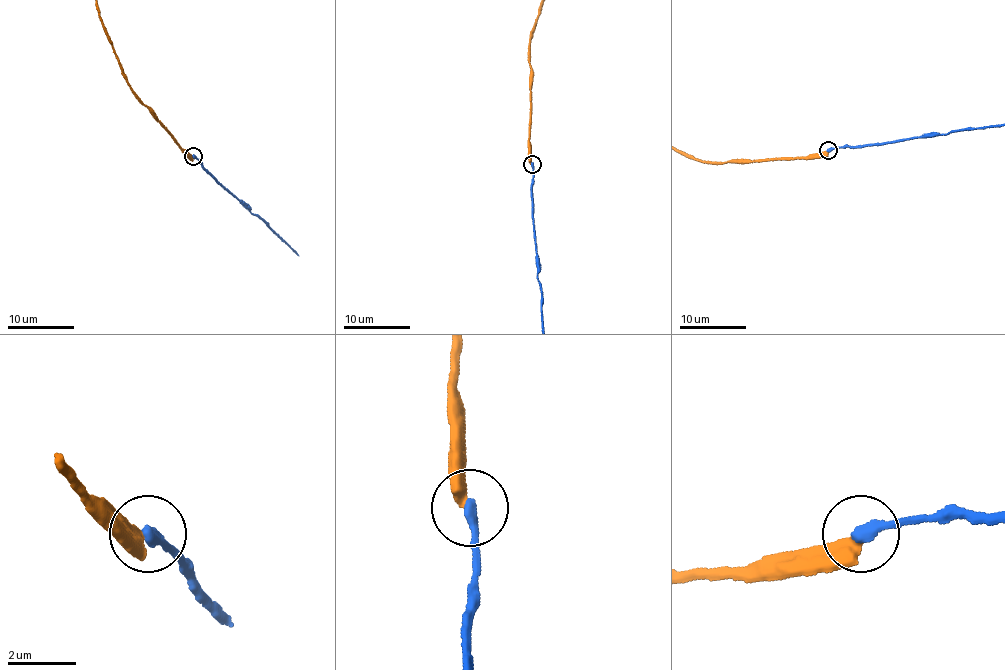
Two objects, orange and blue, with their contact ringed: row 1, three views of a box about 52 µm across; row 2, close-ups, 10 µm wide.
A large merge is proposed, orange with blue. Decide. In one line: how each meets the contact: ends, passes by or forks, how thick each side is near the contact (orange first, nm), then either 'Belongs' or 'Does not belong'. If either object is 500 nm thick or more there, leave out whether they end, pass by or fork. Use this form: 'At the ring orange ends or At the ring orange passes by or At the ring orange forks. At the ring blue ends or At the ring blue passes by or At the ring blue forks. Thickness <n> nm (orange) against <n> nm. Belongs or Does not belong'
At the ring orange ends. At the ring blue ends. Thickness 460 nm (orange) against 360 nm. Does not belong

